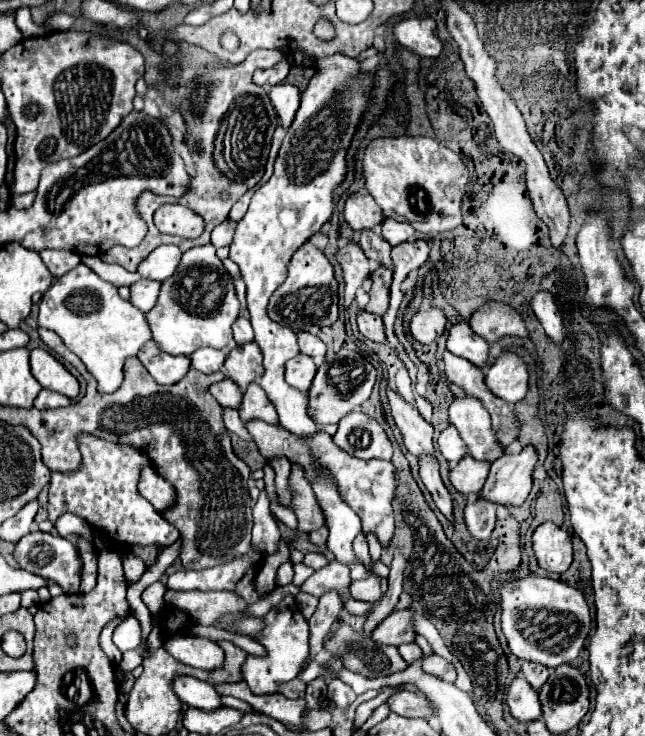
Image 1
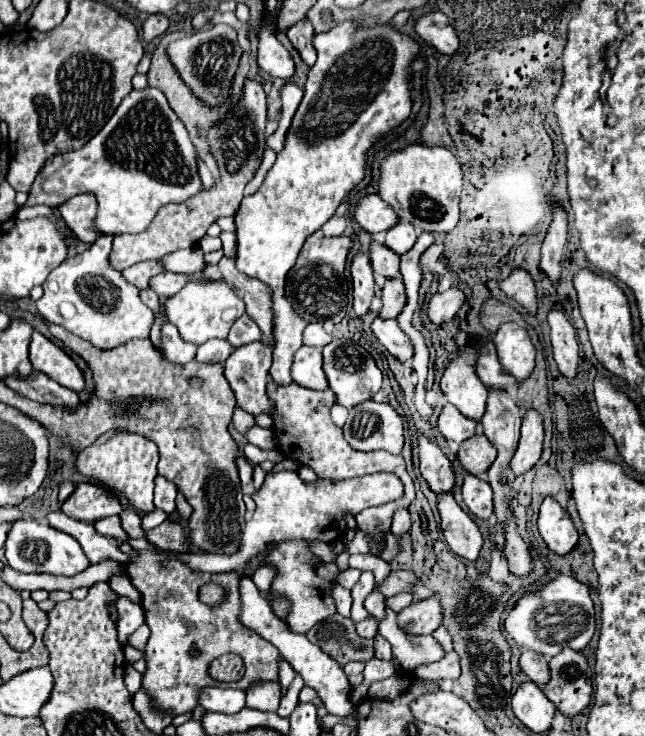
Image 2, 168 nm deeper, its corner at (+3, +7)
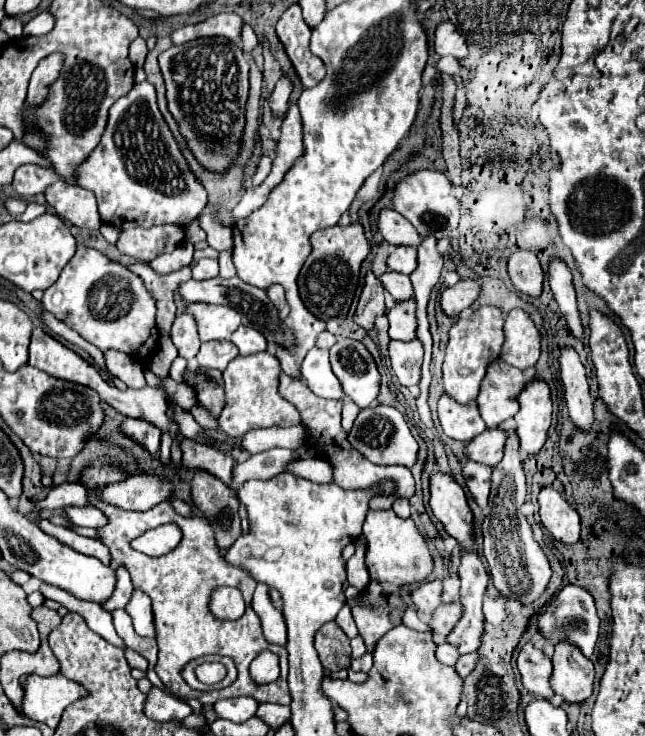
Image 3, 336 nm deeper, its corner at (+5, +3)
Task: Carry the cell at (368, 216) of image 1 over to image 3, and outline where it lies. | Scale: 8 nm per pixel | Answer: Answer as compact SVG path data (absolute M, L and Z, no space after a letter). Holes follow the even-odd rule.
M381 209L377 217L377 229L383 235L383 239L391 245L419 245L421 237L413 229L413 225L403 219L395 209Z

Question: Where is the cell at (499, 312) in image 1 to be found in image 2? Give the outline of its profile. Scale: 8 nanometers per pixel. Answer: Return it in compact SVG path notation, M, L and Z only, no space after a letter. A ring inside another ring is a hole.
M513 269L511 275L499 283L499 287L505 291L505 295L513 295L517 303L521 303L531 315L537 311L537 289L535 281L525 269Z

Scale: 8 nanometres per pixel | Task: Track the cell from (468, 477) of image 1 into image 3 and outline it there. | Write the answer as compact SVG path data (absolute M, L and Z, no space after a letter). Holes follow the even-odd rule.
M491 429L483 431L479 437L467 443L465 455L469 461L483 463L487 467L495 467L503 457L503 445L505 445L505 433L503 429Z

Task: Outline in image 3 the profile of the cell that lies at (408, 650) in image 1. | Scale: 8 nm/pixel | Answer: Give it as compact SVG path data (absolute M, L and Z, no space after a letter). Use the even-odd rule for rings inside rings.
M441 643L441 645L437 645L437 649L435 649L435 657L437 657L437 661L443 663L443 665L453 665L453 663L457 661L459 653L457 653L457 649L455 649L453 645Z

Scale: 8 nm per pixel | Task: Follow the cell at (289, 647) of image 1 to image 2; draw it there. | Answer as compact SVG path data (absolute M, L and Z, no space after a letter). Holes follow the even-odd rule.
M263 681L247 691L247 707L257 711L277 711L279 697L281 697L281 685L277 681L269 681L269 683Z

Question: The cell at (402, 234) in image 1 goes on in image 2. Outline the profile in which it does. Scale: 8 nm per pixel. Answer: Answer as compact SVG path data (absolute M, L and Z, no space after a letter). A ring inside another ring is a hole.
M397 223L385 235L385 245L389 249L393 249L393 253L397 253L397 255L407 253L415 245L415 241L417 241L417 233L415 233L413 225L409 225L409 223Z

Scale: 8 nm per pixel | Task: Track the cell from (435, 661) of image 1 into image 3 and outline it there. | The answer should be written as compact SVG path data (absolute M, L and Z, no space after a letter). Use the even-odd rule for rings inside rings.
M477 653L461 655L461 657L457 659L457 663L455 663L455 671L459 673L459 677L467 677L467 675L473 671L475 663L477 663Z

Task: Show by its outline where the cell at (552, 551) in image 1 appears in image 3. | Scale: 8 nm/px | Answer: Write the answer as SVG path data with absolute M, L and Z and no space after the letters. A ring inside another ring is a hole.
M551 487L541 489L539 493L539 515L543 527L549 531L549 535L565 545L573 545L579 541L579 515L577 511L565 501L561 493L557 493Z

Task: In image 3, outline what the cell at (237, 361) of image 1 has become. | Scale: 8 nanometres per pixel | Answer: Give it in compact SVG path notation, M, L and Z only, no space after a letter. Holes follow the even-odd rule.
M267 351L247 355L247 357L239 355L227 365L227 369L223 371L227 405L219 417L219 427L229 437L239 439L245 431L257 429L257 427L273 427L273 425L287 427L287 425L299 423L297 409L277 393L279 373L281 373L281 367L277 357Z

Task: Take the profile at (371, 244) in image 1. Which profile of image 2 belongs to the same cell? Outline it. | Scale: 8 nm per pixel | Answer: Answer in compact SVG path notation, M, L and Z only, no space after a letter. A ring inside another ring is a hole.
M375 241L371 245L371 263L373 263L373 269L377 275L383 275L387 279L401 275L399 257L391 249L385 249L385 245L375 243Z

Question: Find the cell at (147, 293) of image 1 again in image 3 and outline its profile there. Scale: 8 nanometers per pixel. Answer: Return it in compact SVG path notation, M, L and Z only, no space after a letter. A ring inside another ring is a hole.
M213 277L213 279L207 279L207 281L195 281L195 279L189 279L185 283L181 283L177 287L179 295L187 301L187 303L221 303L221 305L227 305L227 307L233 307L237 313L243 315L243 325L245 327L253 327L257 329L259 333L265 335L265 339L269 341L269 349L275 347L275 345L283 345L287 349L291 349L293 345L293 333L291 329L287 329L279 317L277 317L277 309L273 307L273 303L267 299L265 291L263 289L257 289L257 287L251 287L247 283L243 283L239 277L233 277L233 279L221 279L221 277Z

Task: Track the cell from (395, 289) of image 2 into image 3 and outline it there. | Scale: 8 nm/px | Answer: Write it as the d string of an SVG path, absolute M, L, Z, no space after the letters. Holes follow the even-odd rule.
M395 301L387 313L389 337L409 341L415 337L415 301Z

